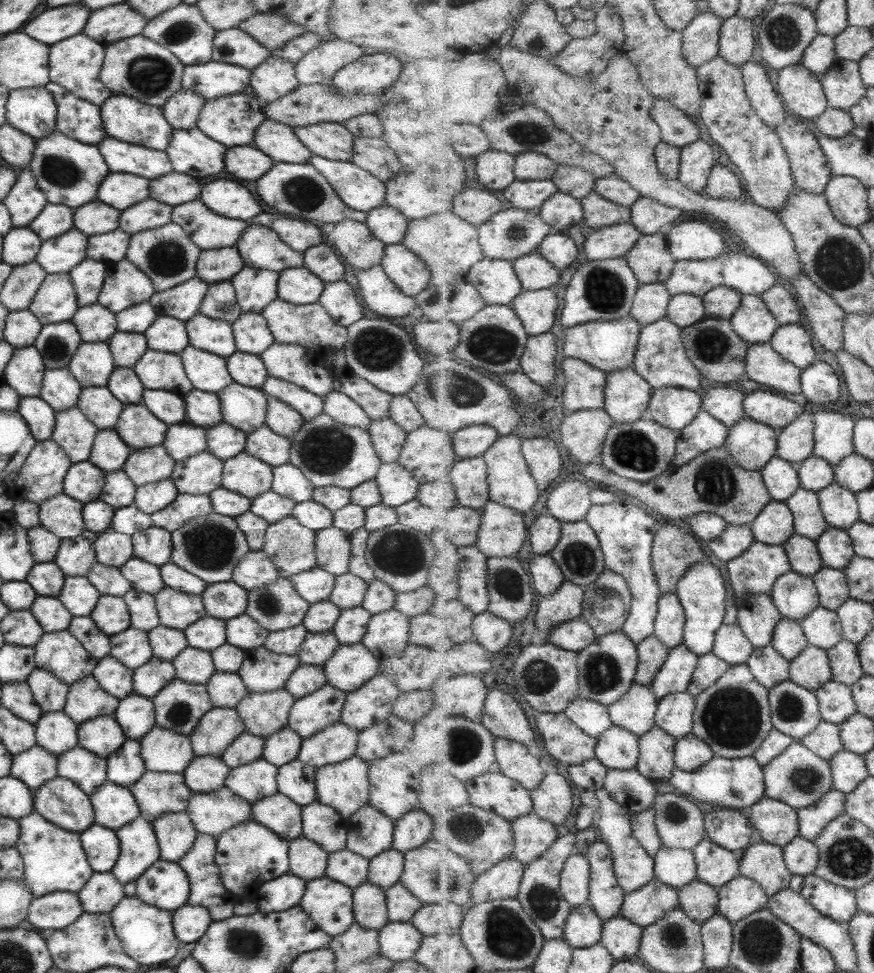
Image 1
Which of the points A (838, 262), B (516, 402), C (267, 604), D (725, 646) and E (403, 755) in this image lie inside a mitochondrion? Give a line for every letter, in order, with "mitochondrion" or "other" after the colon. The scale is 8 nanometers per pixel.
A: mitochondrion
B: other
C: mitochondrion
D: other
E: other

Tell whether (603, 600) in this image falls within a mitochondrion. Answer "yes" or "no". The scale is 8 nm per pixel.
yes

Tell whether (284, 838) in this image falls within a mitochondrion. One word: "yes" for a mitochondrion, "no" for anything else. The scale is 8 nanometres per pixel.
no

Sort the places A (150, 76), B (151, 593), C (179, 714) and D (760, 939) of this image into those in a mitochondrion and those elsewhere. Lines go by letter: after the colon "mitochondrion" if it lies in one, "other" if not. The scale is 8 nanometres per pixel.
A: mitochondrion
B: other
C: mitochondrion
D: mitochondrion

